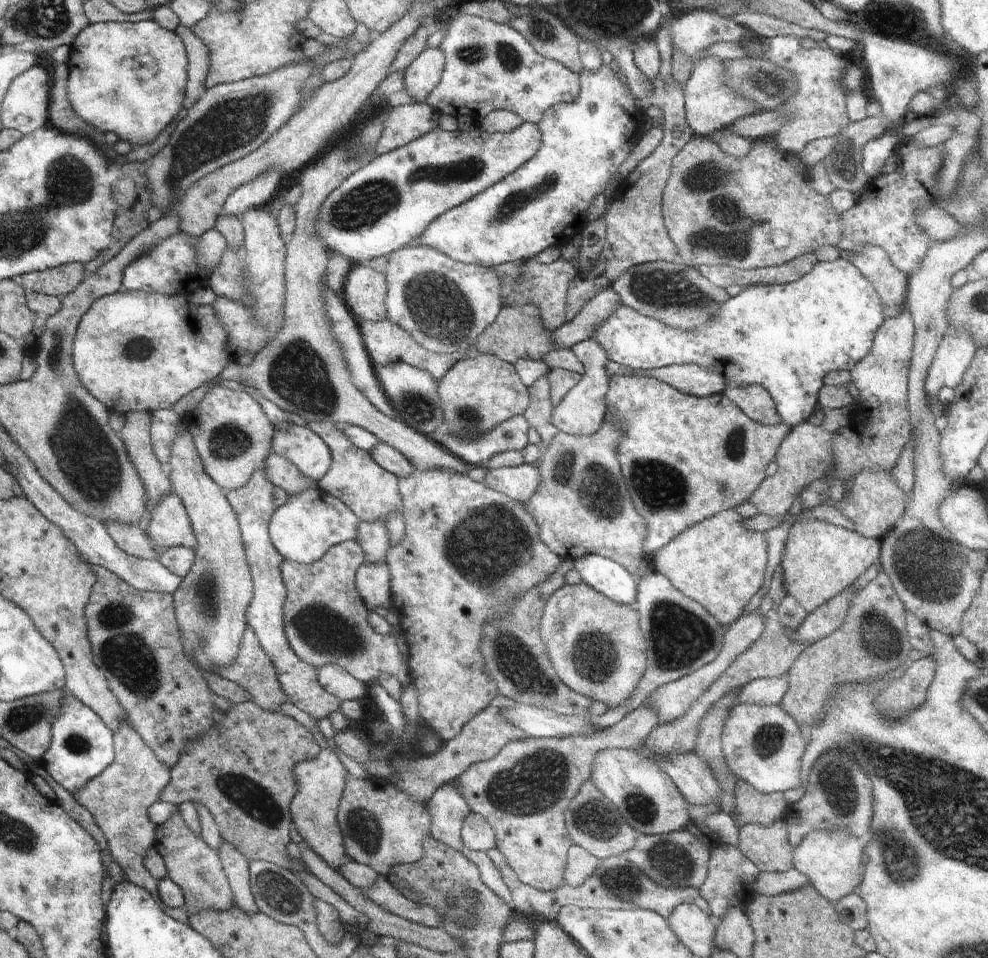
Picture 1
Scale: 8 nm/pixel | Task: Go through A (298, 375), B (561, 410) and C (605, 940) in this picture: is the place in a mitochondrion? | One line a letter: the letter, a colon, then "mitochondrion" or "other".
A: mitochondrion
B: other
C: mitochondrion

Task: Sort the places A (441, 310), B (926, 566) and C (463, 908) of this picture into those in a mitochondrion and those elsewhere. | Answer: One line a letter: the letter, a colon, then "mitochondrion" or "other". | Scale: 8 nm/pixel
A: mitochondrion
B: mitochondrion
C: mitochondrion

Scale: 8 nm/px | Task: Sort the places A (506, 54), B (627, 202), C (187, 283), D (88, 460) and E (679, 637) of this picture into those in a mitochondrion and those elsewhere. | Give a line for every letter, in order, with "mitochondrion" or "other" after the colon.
A: mitochondrion
B: other
C: other
D: mitochondrion
E: mitochondrion

